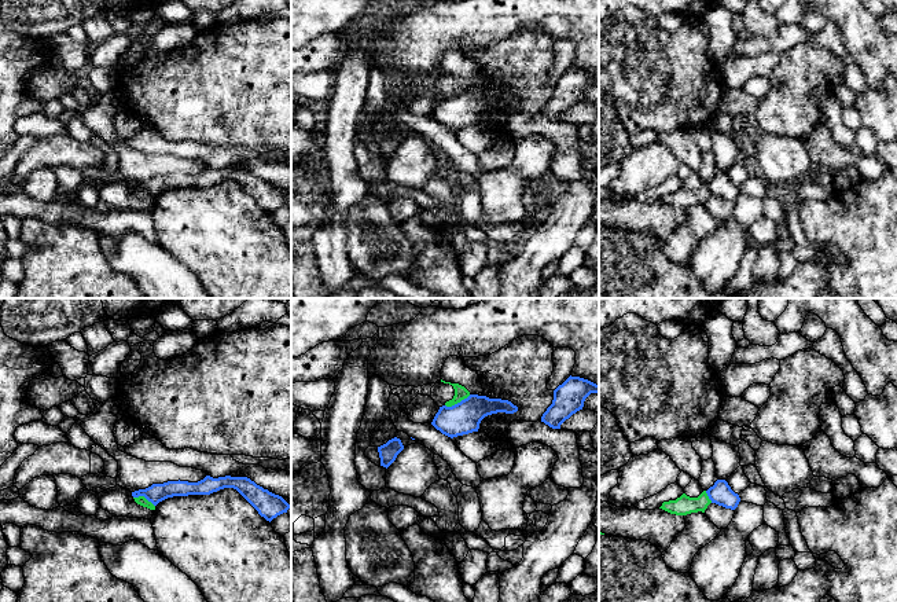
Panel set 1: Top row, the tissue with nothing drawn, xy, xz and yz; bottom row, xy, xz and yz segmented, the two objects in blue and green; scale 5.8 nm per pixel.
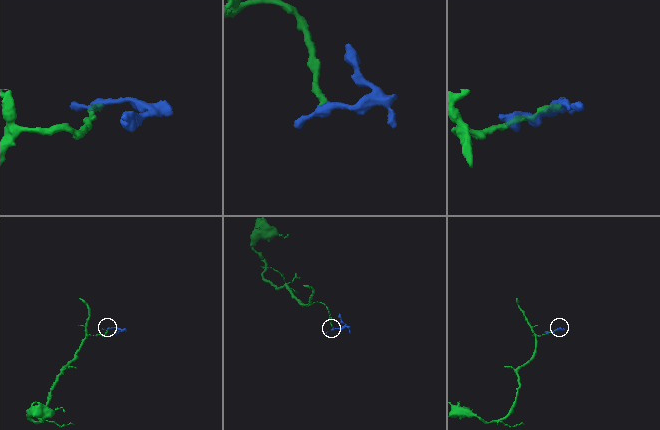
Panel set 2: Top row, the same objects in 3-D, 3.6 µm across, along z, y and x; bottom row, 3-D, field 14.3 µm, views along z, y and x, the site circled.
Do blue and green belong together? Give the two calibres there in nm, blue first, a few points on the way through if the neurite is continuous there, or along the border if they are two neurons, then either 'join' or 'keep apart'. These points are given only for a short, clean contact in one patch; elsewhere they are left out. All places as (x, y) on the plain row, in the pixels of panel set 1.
calibres 190 and 80 nm; border xz (470, 87), (451, 98), (445, 98); keep apart

